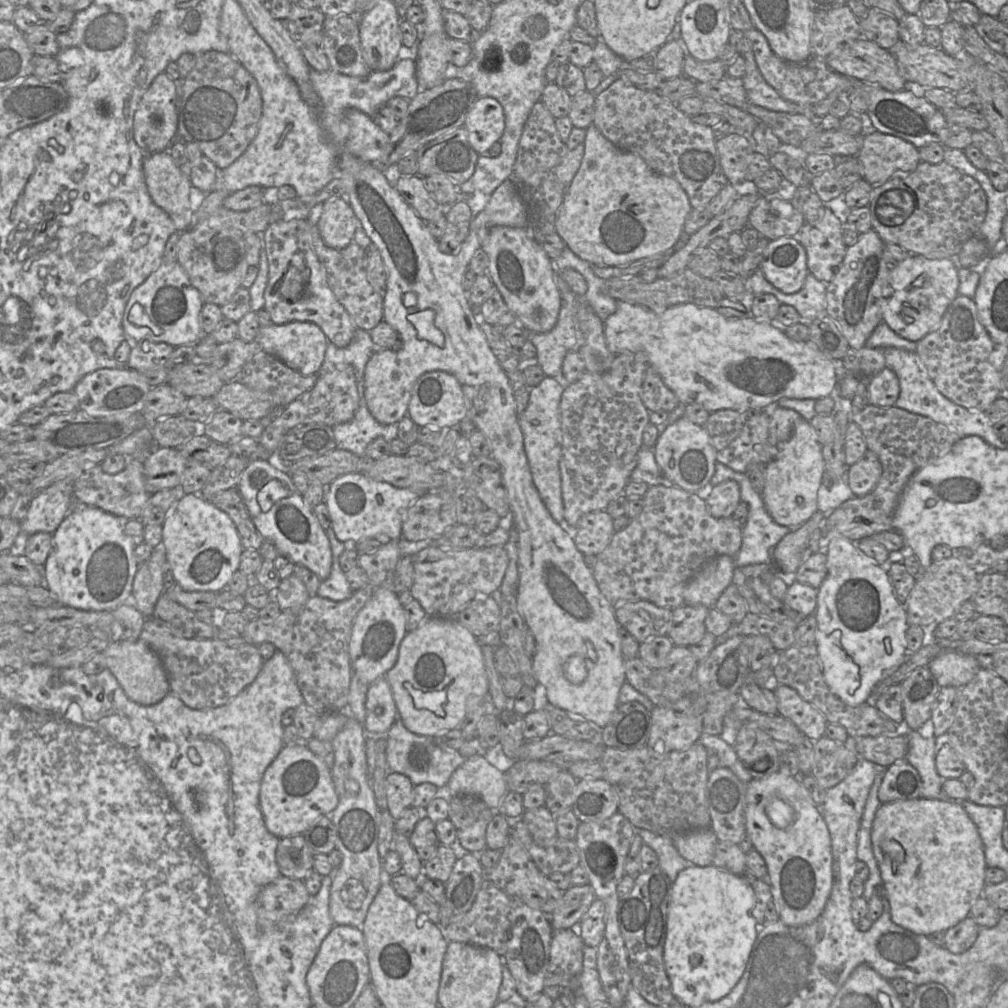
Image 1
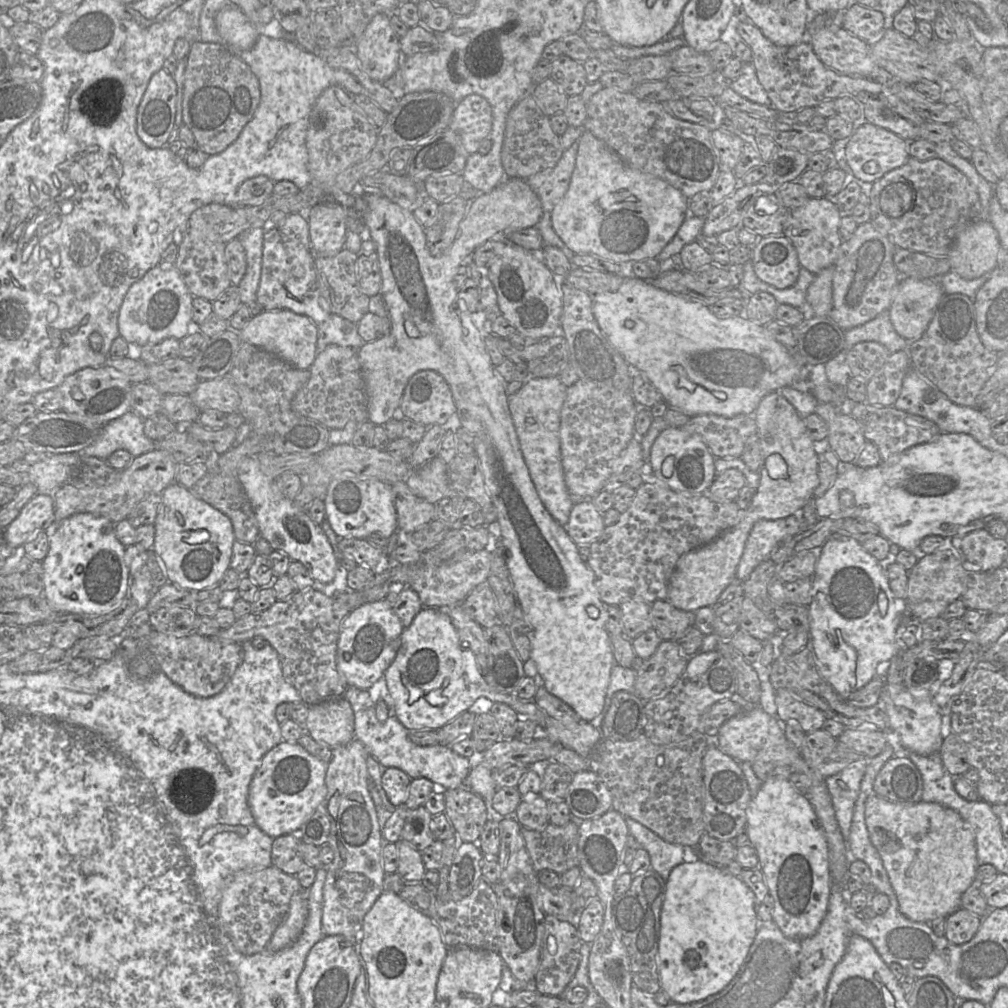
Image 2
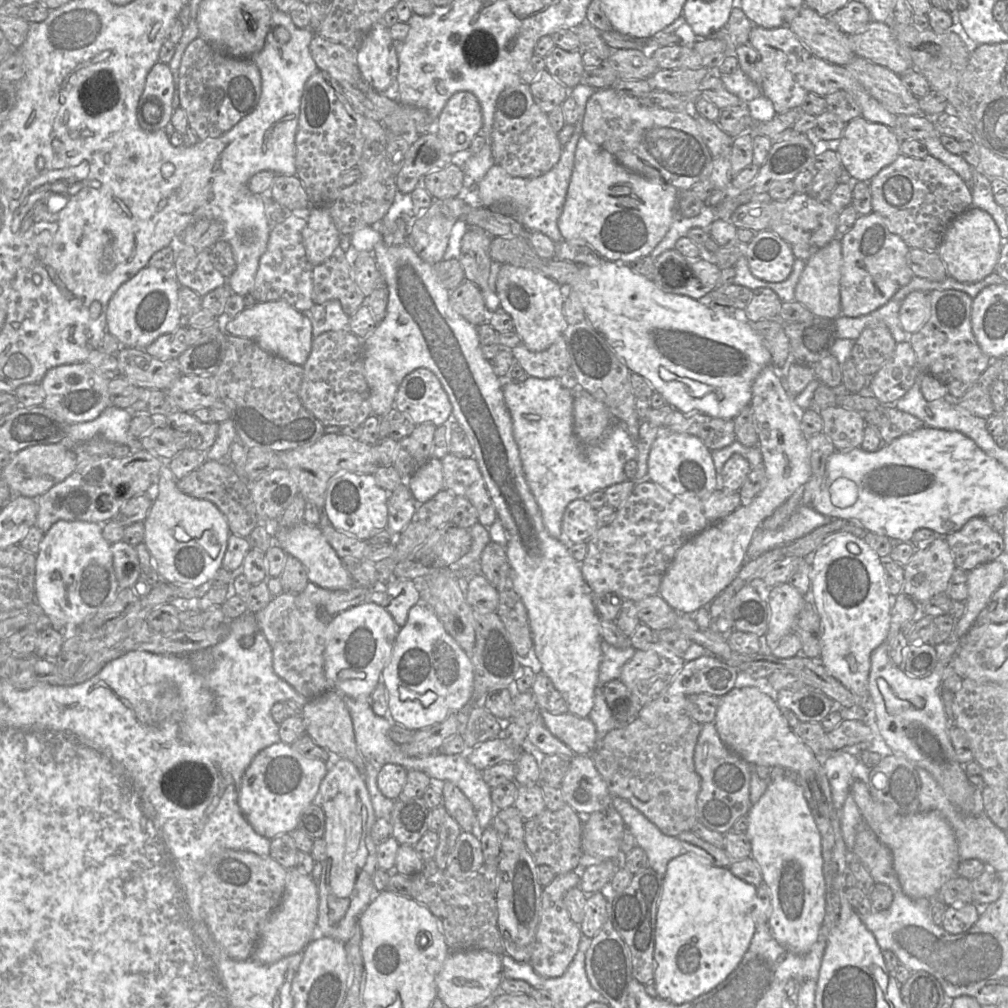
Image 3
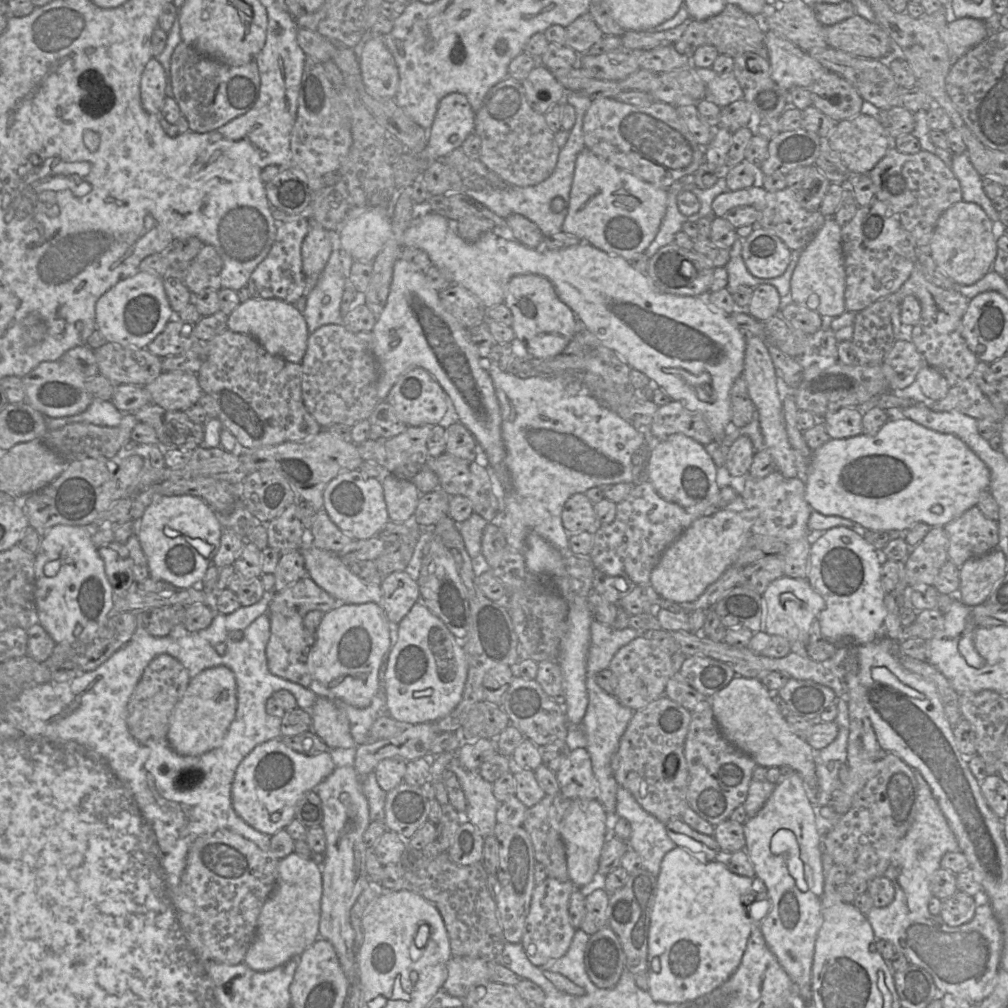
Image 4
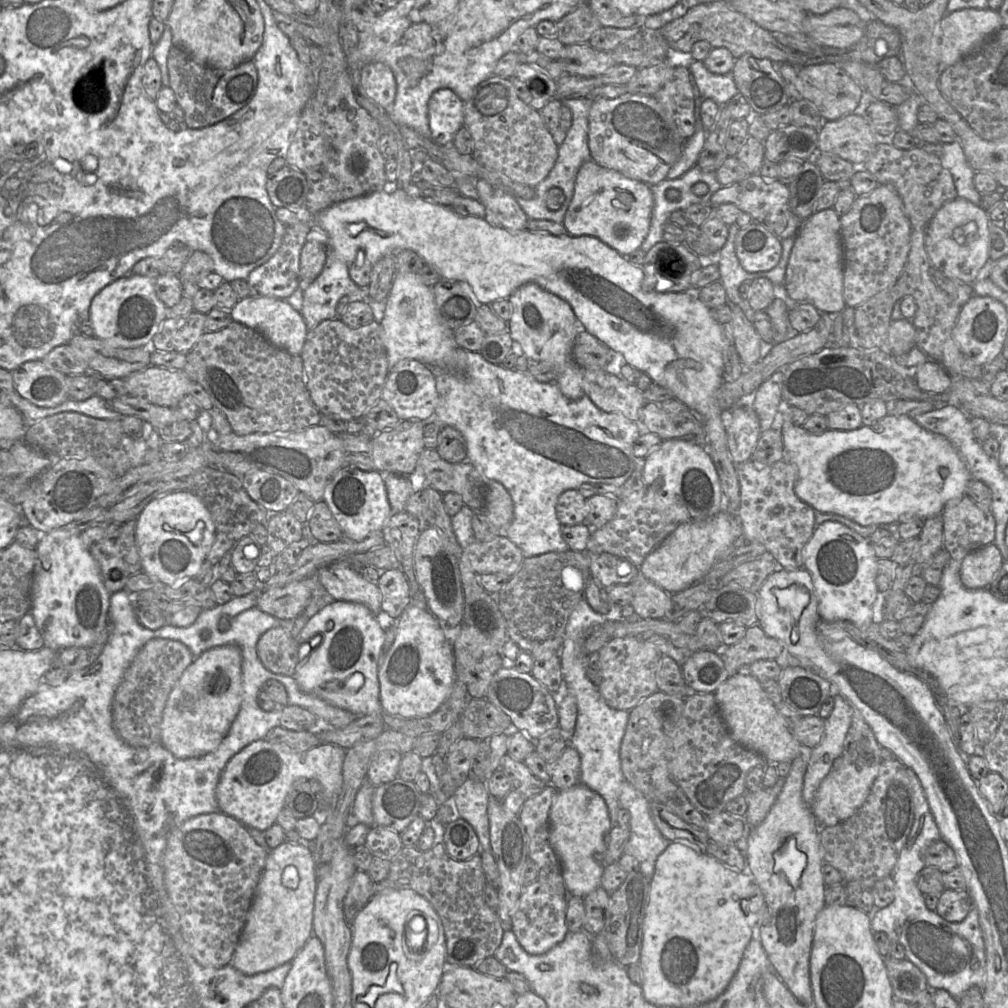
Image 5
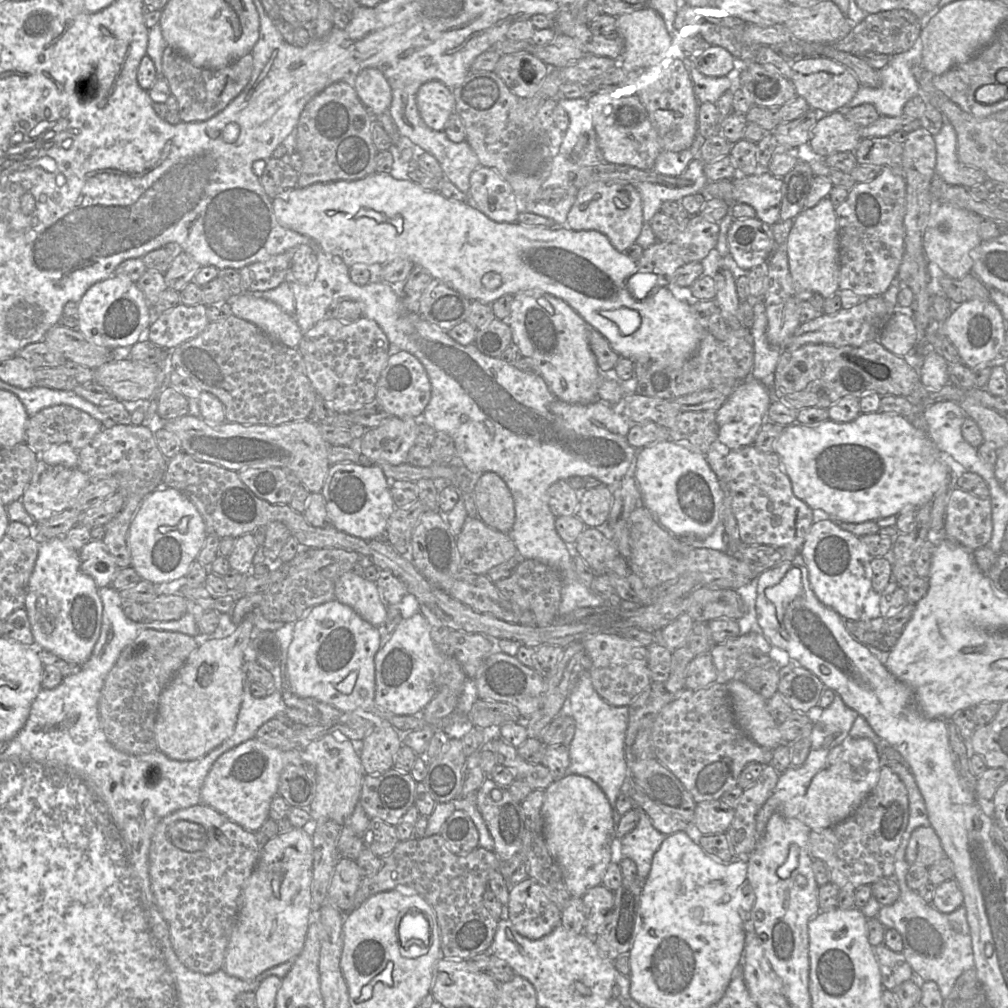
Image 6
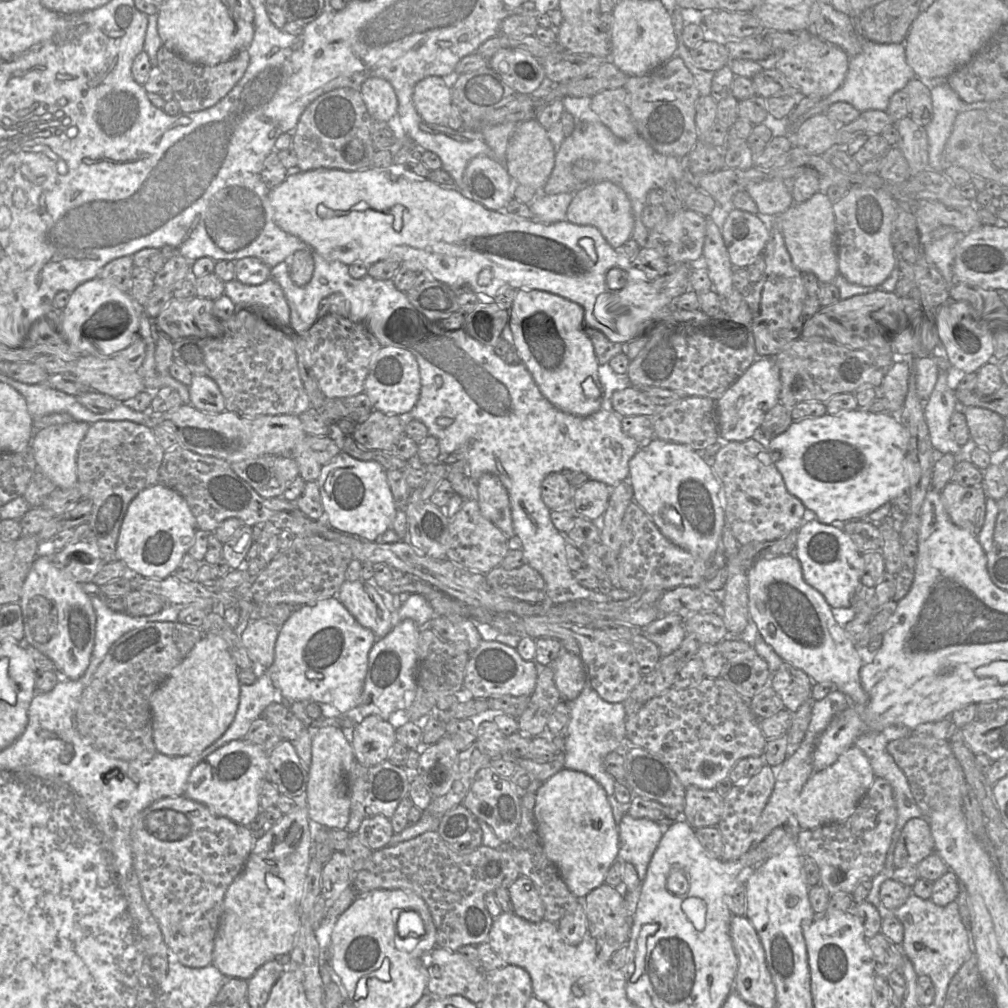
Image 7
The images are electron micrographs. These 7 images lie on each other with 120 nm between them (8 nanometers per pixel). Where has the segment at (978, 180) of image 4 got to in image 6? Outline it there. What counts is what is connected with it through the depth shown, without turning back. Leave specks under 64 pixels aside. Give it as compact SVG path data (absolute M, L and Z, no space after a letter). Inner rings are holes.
M945 119L944 124L936 135L936 166L935 172L946 183L960 185L960 166L962 165L957 156L957 135L951 123Z

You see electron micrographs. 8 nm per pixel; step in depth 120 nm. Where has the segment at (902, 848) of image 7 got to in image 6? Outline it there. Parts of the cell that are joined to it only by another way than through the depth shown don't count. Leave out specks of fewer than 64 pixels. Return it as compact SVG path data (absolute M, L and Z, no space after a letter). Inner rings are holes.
M931 826L918 827L912 832L906 848L906 861L909 866L929 868L944 857L946 855L940 839Z

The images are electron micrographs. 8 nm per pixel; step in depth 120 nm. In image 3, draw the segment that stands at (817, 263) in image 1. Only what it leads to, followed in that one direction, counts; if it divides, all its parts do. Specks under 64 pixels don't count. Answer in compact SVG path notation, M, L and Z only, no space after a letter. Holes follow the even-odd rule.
M796 192L785 201L771 201L768 229L788 244L795 258L807 261L837 237L838 214L839 212L830 204L819 202L809 194Z

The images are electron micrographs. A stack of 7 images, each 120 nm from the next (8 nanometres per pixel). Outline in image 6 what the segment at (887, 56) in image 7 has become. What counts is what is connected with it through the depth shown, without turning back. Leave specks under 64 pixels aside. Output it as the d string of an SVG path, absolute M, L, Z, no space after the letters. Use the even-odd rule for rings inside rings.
M907 53L891 56L888 64L879 70L880 85L872 88L860 85L855 96L842 109L843 114L861 104L872 104L880 115L899 117L904 114L908 100L919 96L926 103L926 96L916 81Z

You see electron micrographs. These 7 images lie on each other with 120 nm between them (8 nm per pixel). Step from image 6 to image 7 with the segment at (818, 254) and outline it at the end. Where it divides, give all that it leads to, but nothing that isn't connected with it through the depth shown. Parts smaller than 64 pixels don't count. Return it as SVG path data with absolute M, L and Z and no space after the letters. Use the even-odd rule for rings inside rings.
M817 192L807 201L794 203L786 211L776 216L793 265L801 272L813 273L823 284L834 283L834 279L840 274L832 206L833 203L826 194Z

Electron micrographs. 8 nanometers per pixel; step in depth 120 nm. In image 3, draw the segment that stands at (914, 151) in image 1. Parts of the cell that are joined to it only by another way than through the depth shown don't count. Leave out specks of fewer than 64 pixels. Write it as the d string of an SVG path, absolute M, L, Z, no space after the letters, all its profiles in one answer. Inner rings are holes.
M862 116L849 121L841 138L833 145L844 170L853 180L869 182L882 168L900 154L899 139L894 131L881 123L869 122Z

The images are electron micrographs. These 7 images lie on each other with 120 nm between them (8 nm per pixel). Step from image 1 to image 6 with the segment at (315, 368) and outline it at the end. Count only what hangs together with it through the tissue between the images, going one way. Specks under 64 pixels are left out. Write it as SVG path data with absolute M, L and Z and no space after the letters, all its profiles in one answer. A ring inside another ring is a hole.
M243 292L230 301L231 311L237 318L257 326L273 340L297 348L303 333L295 318L286 314L275 303Z

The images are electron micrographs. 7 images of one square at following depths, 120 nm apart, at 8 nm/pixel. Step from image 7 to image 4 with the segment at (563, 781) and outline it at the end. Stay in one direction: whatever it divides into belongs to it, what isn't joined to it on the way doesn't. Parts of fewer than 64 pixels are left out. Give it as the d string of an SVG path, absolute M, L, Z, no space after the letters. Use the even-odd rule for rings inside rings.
M575 799L570 801L570 806L561 822L560 834L565 846L568 877L576 889L596 879L599 859L609 826L611 826L611 819L598 800Z

